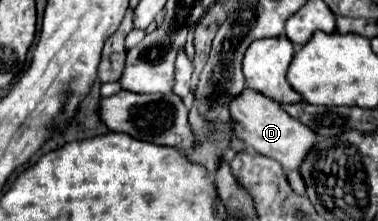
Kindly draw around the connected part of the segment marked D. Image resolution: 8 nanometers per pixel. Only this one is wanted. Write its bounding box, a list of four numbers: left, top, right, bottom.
[232,88,318,170]

